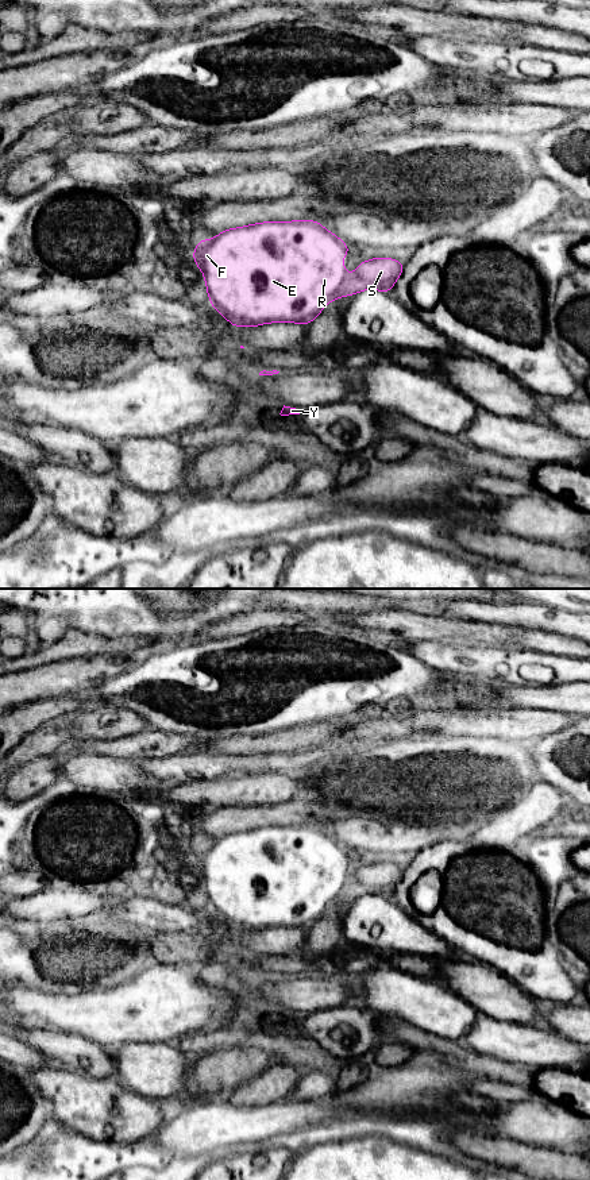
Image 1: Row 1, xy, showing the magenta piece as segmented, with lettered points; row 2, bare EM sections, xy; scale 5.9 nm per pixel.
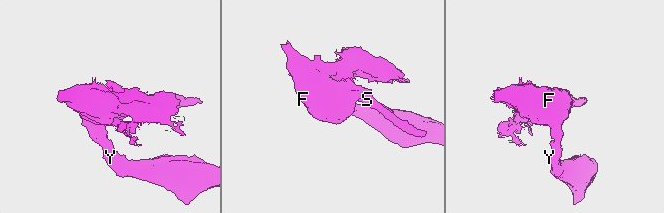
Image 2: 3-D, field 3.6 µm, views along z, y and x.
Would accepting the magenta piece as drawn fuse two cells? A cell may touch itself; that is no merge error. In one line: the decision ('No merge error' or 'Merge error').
No merge error

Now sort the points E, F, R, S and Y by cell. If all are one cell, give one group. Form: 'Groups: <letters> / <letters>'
Groups: E F R S Y

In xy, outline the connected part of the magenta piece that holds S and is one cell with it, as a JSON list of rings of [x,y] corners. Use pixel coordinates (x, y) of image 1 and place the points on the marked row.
[[[312,220],[261,221],[254,225],[225,230],[215,239],[203,239],[197,244],[198,247],[193,250],[193,261],[205,277],[211,305],[234,327],[258,327],[279,321],[308,325],[329,301],[339,297],[352,296],[367,289],[390,293],[405,266],[392,258],[373,258],[359,263],[354,275],[348,278],[347,269],[342,266],[343,257],[350,254],[348,244]]]

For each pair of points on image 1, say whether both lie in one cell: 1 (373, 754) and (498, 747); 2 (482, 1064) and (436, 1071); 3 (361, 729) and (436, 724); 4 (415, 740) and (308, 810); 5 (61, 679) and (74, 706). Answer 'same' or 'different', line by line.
1: same
2: different
3: same
4: different
5: different

